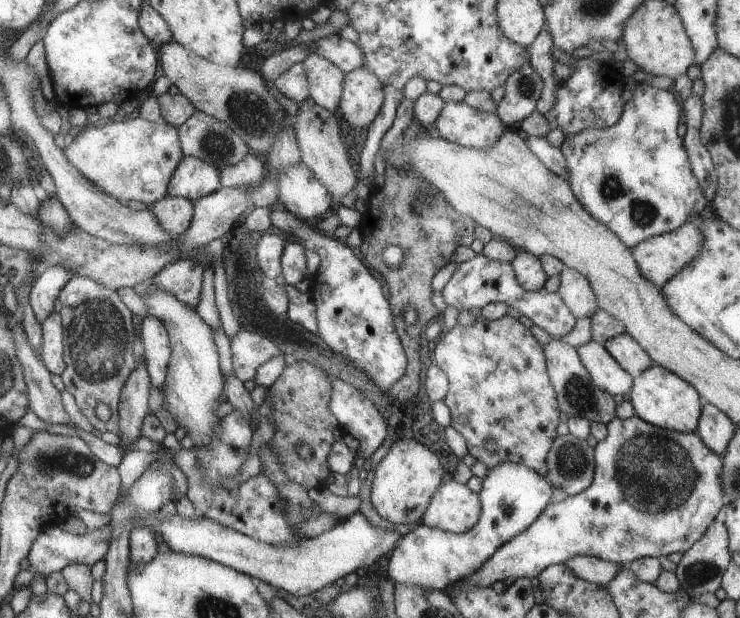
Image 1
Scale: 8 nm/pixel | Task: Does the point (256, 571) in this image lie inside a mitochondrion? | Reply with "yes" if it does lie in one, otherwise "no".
no

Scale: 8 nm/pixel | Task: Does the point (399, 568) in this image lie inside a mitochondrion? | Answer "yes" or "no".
no

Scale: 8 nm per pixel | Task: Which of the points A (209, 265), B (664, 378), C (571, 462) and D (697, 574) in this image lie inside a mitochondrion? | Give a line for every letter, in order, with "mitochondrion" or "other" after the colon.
A: other
B: other
C: mitochondrion
D: mitochondrion

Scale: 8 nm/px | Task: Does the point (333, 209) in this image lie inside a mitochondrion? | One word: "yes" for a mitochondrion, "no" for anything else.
no

